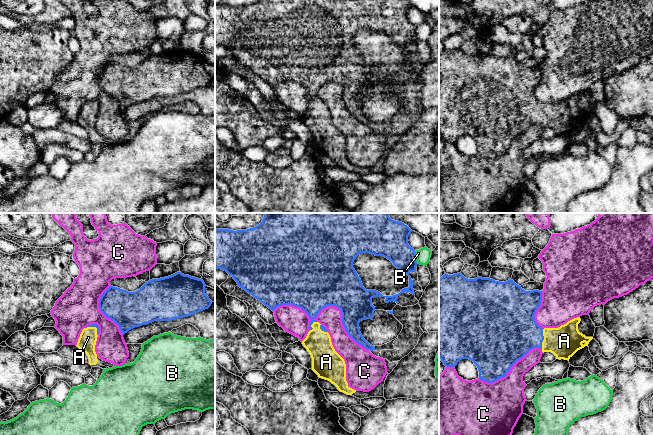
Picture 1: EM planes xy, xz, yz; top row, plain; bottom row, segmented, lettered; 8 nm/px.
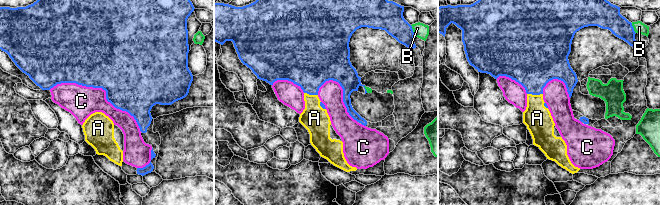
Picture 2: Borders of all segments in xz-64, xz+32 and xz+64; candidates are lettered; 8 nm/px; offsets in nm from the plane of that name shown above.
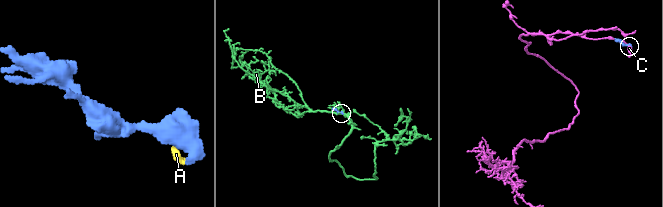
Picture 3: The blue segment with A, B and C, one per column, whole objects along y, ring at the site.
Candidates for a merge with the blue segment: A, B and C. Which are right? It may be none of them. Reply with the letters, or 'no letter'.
A

